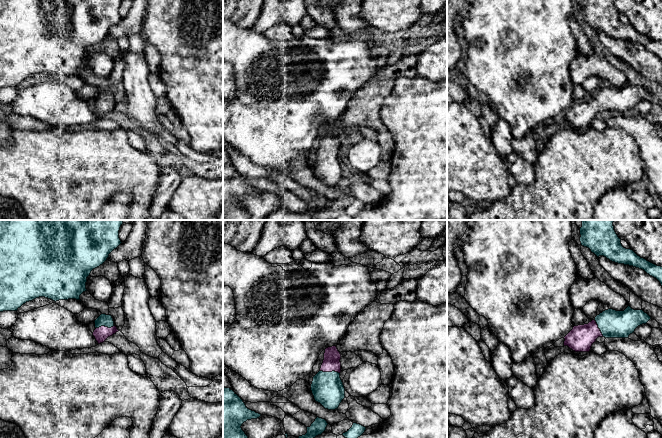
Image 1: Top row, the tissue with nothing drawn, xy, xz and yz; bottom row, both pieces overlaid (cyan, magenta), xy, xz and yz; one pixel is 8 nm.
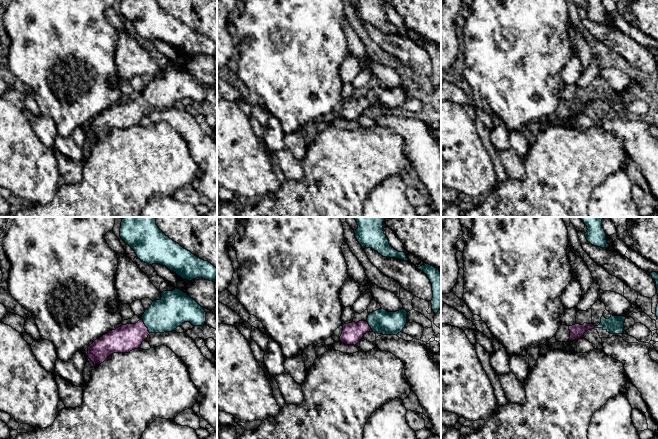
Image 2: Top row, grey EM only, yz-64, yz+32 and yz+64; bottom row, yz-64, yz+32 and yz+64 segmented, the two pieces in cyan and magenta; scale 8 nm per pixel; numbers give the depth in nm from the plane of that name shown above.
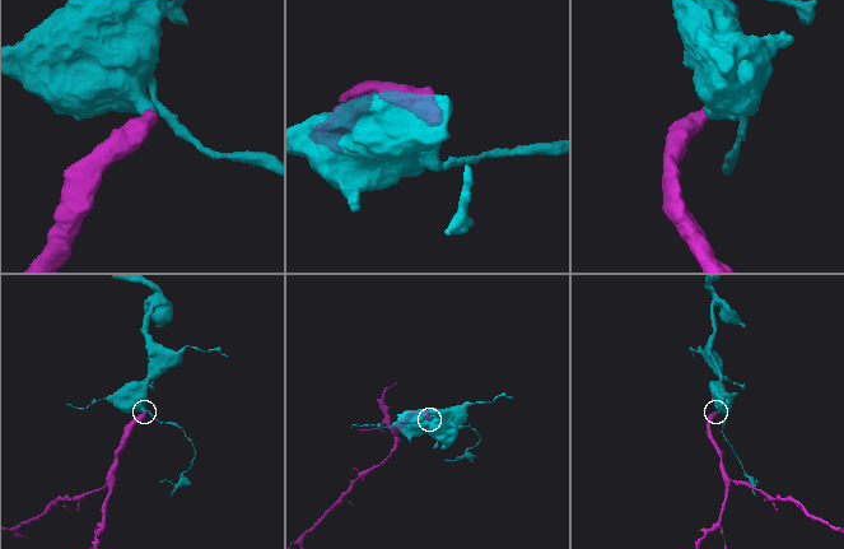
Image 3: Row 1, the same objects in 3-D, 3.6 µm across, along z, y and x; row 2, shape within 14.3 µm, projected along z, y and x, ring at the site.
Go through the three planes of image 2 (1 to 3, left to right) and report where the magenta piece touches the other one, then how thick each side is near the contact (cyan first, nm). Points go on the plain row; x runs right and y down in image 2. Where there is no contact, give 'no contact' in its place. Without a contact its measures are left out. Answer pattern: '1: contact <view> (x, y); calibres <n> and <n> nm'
1: contact yz-64 (145, 101); calibres 260 and 220 nm
2: contact yz+32 (369, 101); calibres 190 and 170 nm
3: no contact

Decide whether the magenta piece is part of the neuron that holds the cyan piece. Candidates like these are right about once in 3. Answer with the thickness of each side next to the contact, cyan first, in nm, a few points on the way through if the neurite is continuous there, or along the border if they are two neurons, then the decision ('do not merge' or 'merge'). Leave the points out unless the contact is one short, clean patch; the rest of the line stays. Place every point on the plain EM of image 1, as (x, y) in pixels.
260/140 nm | across xz (327, 164), (330, 148), (331, 138) | merge

